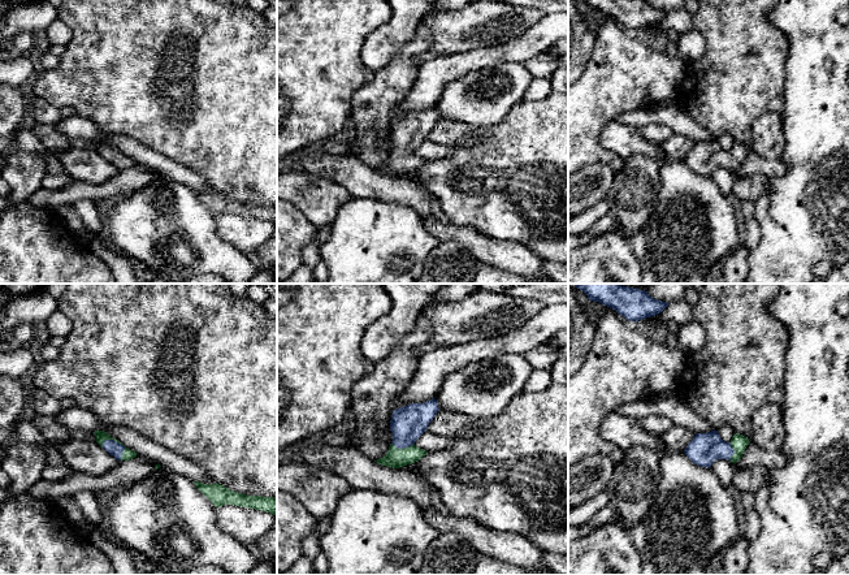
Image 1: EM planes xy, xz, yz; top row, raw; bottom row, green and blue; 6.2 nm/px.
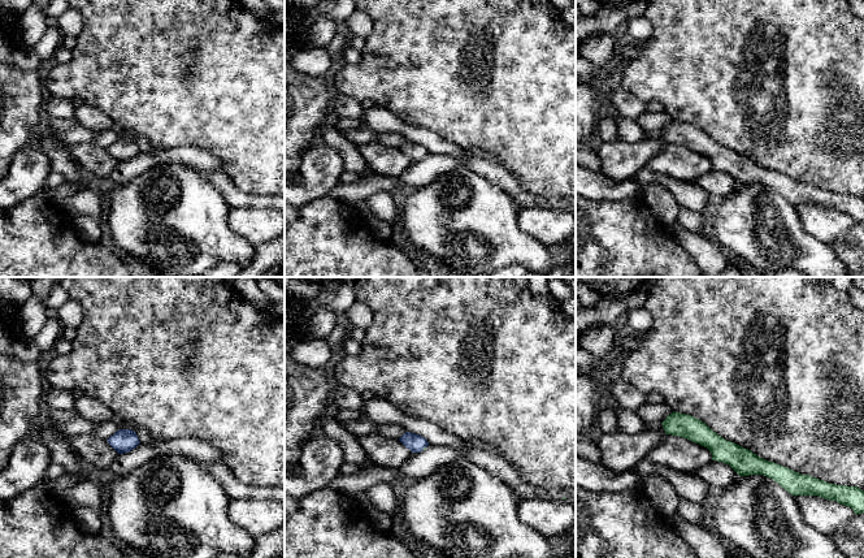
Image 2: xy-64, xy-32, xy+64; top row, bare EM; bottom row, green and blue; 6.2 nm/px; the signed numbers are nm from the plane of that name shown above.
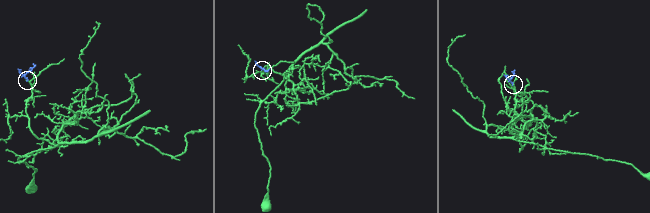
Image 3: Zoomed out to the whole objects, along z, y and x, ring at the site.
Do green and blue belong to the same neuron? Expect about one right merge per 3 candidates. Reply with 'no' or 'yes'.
yes

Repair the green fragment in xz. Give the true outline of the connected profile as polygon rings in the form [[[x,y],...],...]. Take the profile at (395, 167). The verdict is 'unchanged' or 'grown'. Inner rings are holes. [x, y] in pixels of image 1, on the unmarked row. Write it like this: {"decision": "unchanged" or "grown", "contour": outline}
{"decision": "grown", "contour": [[[434,107],[394,118],[390,129],[393,151],[386,164],[374,170],[386,176],[400,177],[420,169],[428,160],[413,152],[426,139],[438,120],[438,112]]]}

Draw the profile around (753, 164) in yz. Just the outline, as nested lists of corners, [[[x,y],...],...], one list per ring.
[[[750,150],[740,169],[732,172],[732,174],[736,178],[749,177],[753,174],[763,174],[767,178],[774,178],[784,176],[788,170],[789,168],[781,159],[780,160],[767,159],[759,156],[755,151]]]

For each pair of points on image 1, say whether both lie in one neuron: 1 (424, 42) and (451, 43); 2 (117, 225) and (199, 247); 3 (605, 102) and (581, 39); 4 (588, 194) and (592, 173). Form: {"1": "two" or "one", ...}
{"1": "two", "2": "one", "3": "two", "4": "one"}

